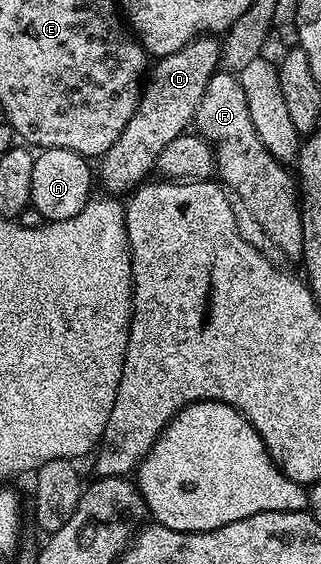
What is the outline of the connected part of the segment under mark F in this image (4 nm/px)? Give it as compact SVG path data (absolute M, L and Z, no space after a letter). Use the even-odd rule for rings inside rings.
M224 70L213 73L197 107L195 128L213 147L217 159L216 175L220 183L235 196L237 192L236 199L241 199L253 211L254 218L261 223L270 242L283 255L300 257L304 232L301 225L298 181L294 173L286 165L271 158L263 142L259 142L259 134L255 134L255 125L251 122L251 114L247 114L247 94L243 94L240 79L234 73L233 76Z

